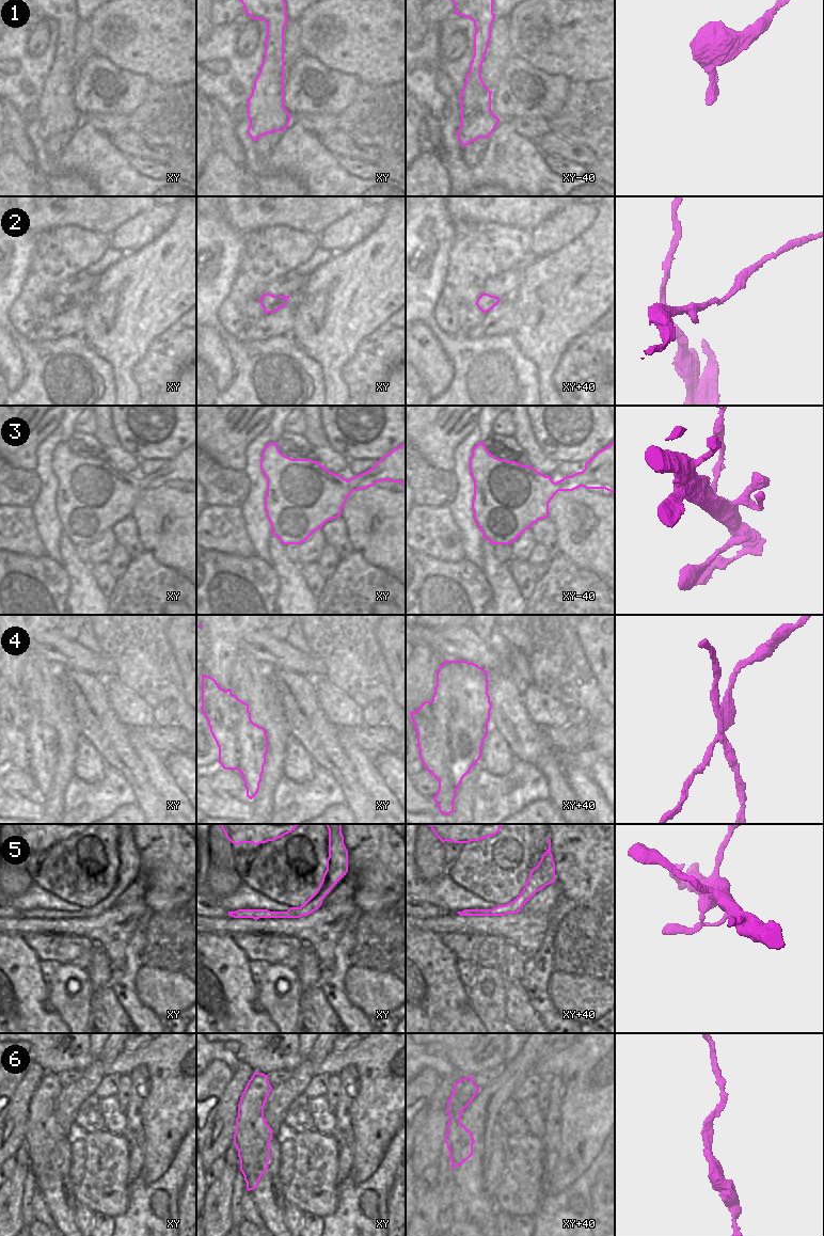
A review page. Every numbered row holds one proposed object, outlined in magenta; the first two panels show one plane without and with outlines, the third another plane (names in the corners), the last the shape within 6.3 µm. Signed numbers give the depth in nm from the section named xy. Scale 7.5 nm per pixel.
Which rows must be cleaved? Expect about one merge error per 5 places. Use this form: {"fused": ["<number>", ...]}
{"fused": ["2", "4"]}

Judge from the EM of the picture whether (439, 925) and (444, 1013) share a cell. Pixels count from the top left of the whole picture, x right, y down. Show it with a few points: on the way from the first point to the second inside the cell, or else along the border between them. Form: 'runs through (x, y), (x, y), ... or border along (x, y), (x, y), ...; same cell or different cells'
border along (416, 930), (429, 930), (441, 935); different cells

